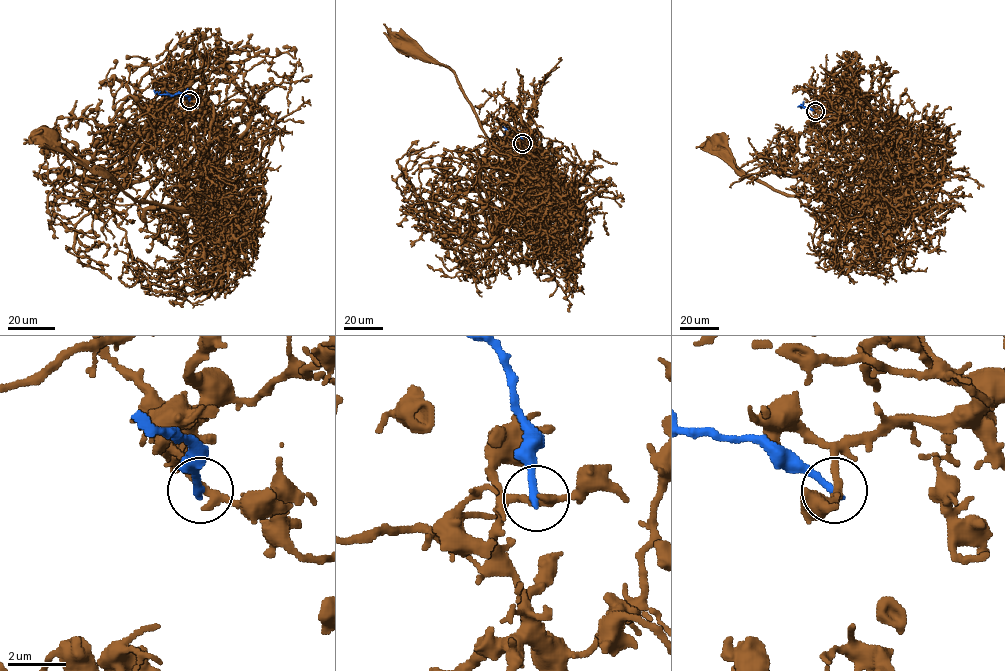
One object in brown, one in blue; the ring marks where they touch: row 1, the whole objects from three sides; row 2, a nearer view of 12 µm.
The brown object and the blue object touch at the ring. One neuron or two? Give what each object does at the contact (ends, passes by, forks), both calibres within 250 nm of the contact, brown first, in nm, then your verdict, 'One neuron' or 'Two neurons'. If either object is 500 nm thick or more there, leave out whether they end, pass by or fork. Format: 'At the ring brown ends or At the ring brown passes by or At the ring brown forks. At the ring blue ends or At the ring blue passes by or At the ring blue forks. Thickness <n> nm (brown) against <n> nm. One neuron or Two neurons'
At the ring brown passes by. At the ring blue ends. Thickness 280 nm (brown) against 280 nm. Two neurons

